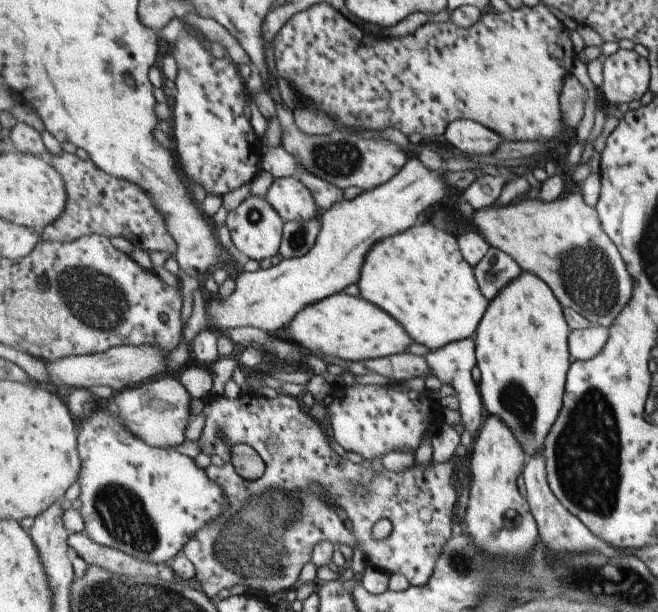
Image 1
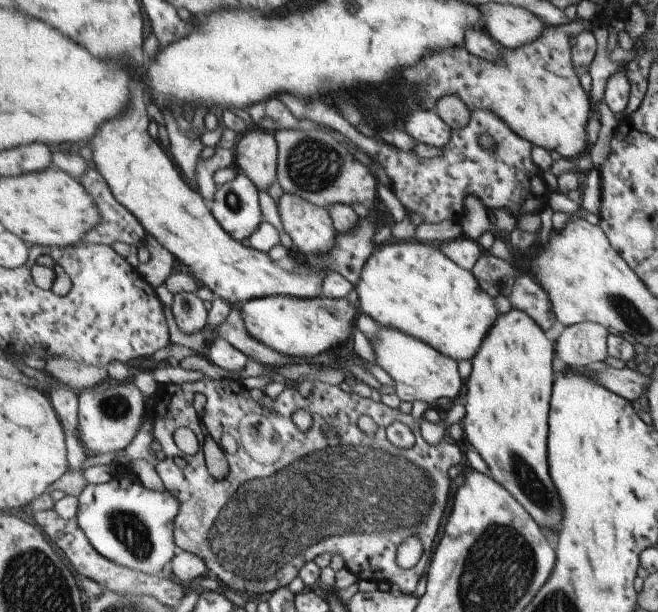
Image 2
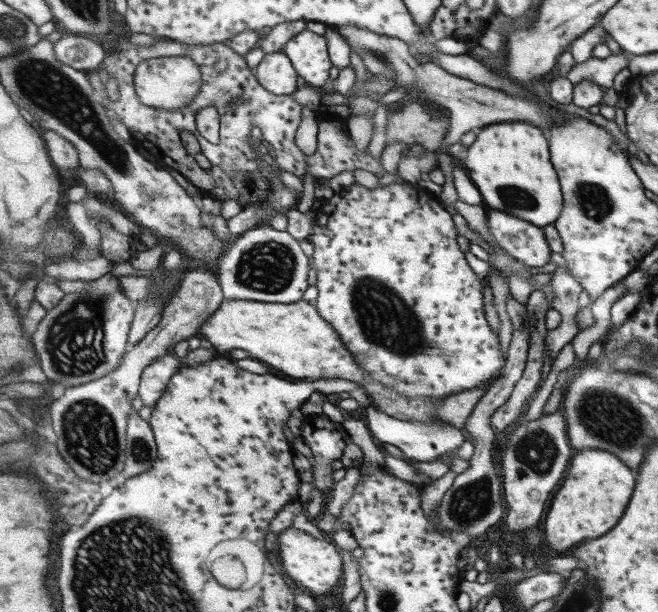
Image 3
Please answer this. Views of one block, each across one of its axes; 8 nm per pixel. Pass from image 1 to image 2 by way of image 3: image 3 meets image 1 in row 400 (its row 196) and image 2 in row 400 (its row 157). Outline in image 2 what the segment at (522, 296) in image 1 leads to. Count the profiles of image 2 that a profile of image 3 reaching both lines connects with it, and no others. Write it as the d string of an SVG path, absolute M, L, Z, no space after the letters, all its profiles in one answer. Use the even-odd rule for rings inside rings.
M511 307L509 312L499 314L495 326L493 326L491 332L487 334L486 340L483 340L479 352L475 354L475 358L473 358L471 363L473 366L472 372L467 378L467 383L465 383L466 415L462 424L464 441L478 452L482 460L488 465L493 478L497 480L499 484L503 484L503 486L523 504L523 508L527 508L527 512L530 512L531 516L537 520L537 524L539 524L541 528L549 528L549 530L553 530L555 534L558 534L560 532L559 524L561 524L561 520L563 520L563 503L561 498L559 498L557 488L555 488L554 480L551 478L551 470L549 470L549 462L547 462L547 436L549 436L550 430L551 399L554 394L554 384L558 371L556 344L555 341L552 340L552 335L545 332L527 312Z

